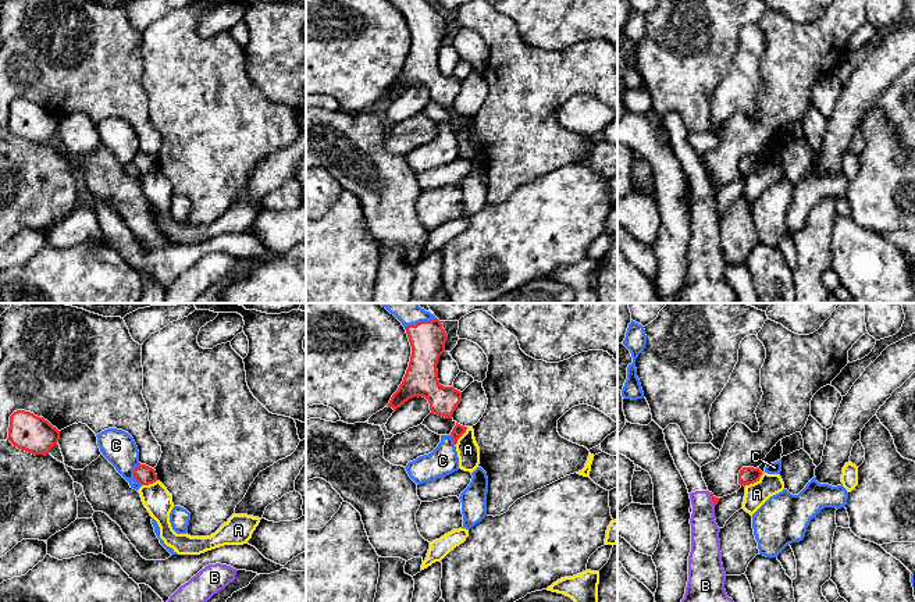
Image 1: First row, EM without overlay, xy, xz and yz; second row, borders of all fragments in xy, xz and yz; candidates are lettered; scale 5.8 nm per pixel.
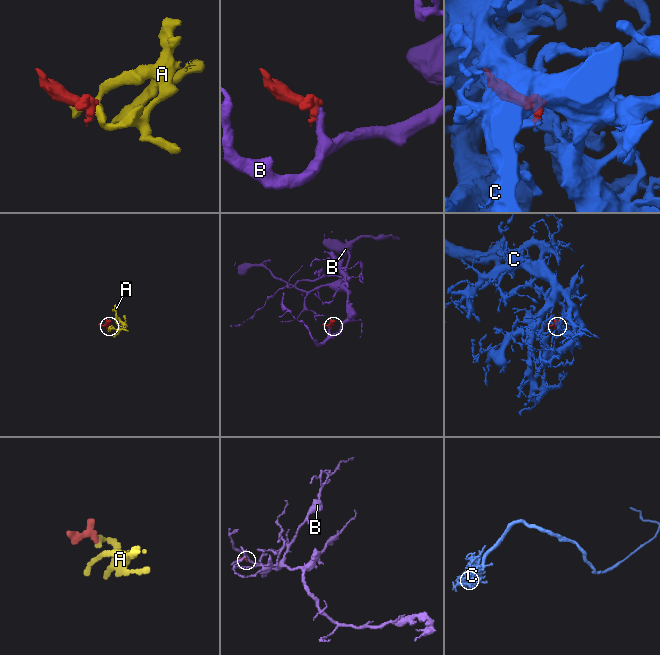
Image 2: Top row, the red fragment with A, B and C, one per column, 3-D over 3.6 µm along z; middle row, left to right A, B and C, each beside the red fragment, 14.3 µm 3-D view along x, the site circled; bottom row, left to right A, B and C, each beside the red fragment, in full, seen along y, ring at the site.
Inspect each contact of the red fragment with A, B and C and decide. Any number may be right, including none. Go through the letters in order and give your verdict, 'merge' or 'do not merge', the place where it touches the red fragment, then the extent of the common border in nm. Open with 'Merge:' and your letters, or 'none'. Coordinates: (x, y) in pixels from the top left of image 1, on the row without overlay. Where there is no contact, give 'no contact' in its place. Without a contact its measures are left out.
Merge: C
A: do not merge; meets red in yz at (754, 170); contact 140 nm long
B: do not merge; meets red in yz at (712, 188); contact 90 nm long
C: merge; meets red in xy at (134, 163); contact 140 nm long

